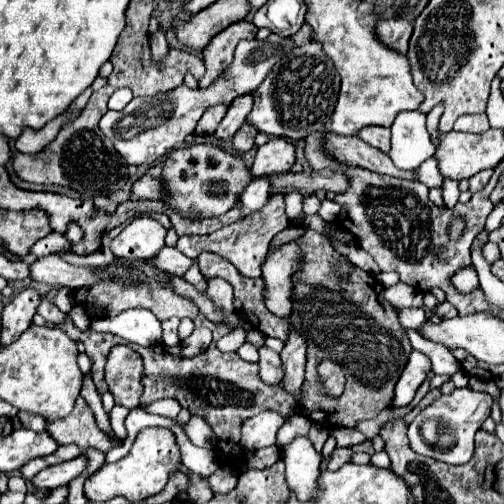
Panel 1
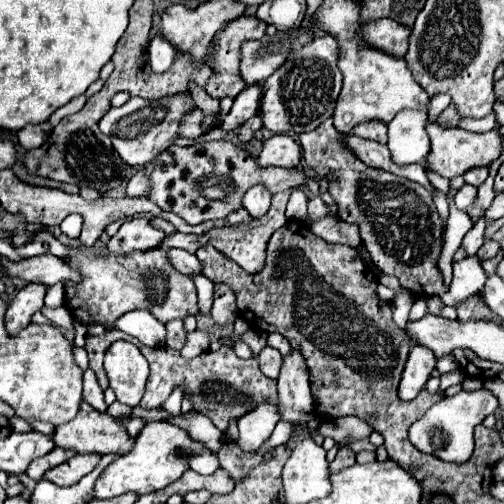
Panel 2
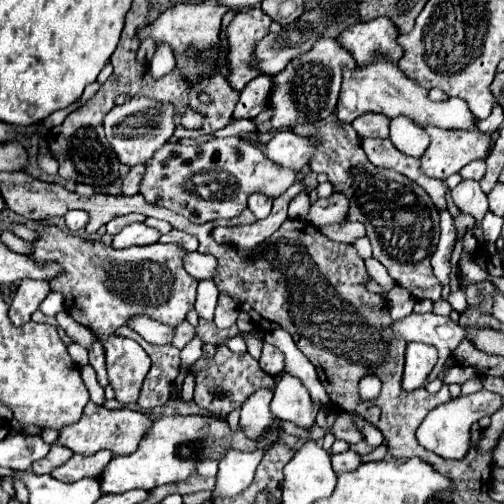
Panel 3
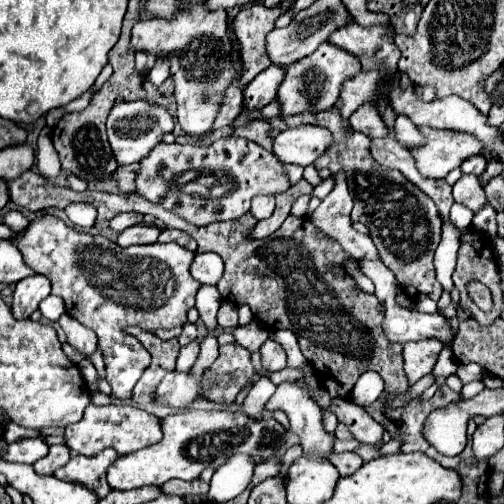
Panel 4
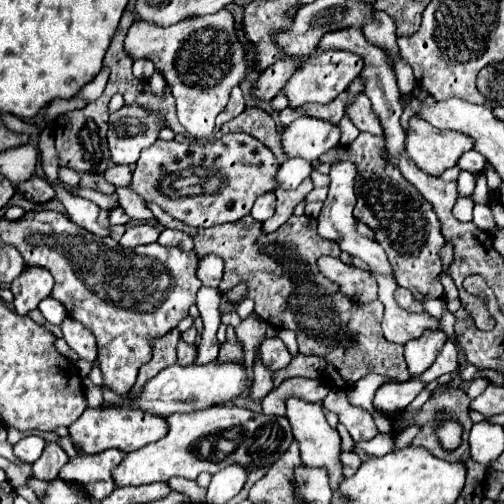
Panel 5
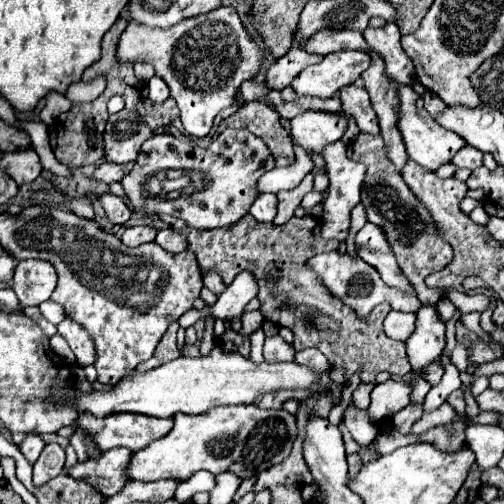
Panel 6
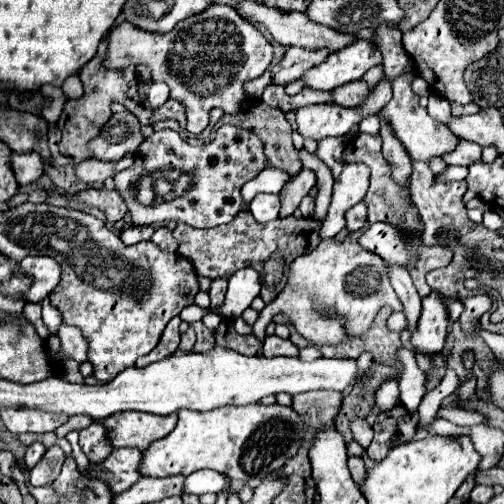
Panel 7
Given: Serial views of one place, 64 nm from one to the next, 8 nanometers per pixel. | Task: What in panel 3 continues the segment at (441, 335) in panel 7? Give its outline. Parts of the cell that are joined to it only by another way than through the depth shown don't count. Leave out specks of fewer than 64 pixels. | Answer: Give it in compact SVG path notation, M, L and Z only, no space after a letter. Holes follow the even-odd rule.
M410 342L406 346L406 364L404 364L404 378L402 378L404 390L410 392L420 388L426 376L436 366L436 362L438 362L438 352L434 346Z

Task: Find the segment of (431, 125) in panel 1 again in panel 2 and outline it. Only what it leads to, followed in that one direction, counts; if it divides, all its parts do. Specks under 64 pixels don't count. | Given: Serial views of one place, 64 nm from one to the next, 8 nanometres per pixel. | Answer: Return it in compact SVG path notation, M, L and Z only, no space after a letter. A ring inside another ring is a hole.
M434 94L432 100L430 100L430 114L428 114L428 120L434 122L436 114L438 114L440 110L444 110L448 104L450 104L450 96L448 96L448 94Z

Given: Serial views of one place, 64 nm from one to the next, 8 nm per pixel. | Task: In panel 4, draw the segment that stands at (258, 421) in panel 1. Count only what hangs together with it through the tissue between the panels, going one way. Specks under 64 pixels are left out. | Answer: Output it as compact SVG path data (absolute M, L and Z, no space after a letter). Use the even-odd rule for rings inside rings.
M260 374L258 382L254 384L254 388L248 392L244 400L244 414L252 418L262 418L262 408L274 392L276 392L276 386L270 382L270 378L266 374Z

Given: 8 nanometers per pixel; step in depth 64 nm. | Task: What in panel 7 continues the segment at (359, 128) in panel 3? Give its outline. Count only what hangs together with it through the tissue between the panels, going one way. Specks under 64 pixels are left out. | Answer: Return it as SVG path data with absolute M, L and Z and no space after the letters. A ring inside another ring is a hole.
M364 80L348 82L344 86L334 88L330 94L332 94L334 102L340 106L356 106L356 104L362 104L364 96L368 94L368 84ZM368 116L360 122L360 132L366 132L370 136L378 136L380 134L380 120L378 116Z

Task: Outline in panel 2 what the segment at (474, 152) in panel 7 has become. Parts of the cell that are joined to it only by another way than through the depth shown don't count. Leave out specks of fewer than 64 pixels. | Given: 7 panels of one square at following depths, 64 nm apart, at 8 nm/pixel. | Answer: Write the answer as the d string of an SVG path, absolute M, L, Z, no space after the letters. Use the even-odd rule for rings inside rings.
M480 166L480 168L470 168L466 174L464 174L464 180L466 184L472 184L472 186L480 186L488 176L488 168L486 166Z

